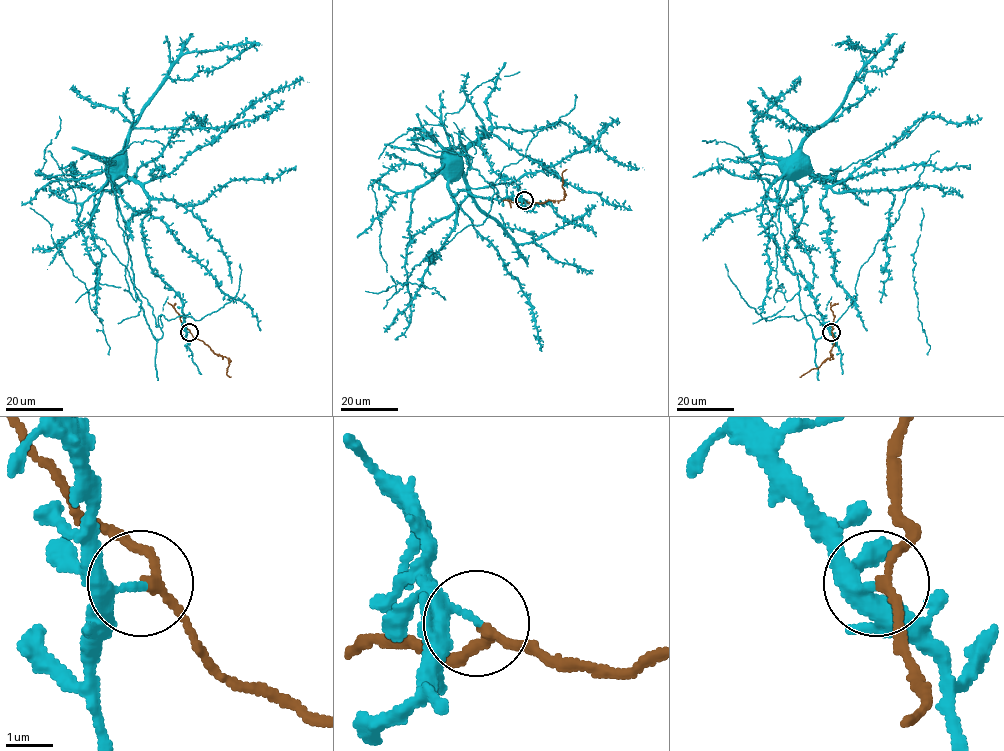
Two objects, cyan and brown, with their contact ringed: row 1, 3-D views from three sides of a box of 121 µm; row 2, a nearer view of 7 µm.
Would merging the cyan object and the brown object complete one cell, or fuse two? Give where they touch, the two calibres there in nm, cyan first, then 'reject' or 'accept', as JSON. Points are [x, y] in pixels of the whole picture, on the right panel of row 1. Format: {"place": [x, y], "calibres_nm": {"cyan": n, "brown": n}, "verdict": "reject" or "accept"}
{"place": [831, 332], "calibres_nm": {"cyan": 160, "brown": 180}, "verdict": "reject"}

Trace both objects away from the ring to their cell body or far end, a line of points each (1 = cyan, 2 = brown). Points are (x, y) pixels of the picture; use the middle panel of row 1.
1: (524, 201), (518, 185), (491, 169), (480, 147), (478, 131), (484, 131), (457, 156), (451, 155)
2: (524, 201), (530, 203), (561, 200), (564, 196), (562, 173), (566, 169)

